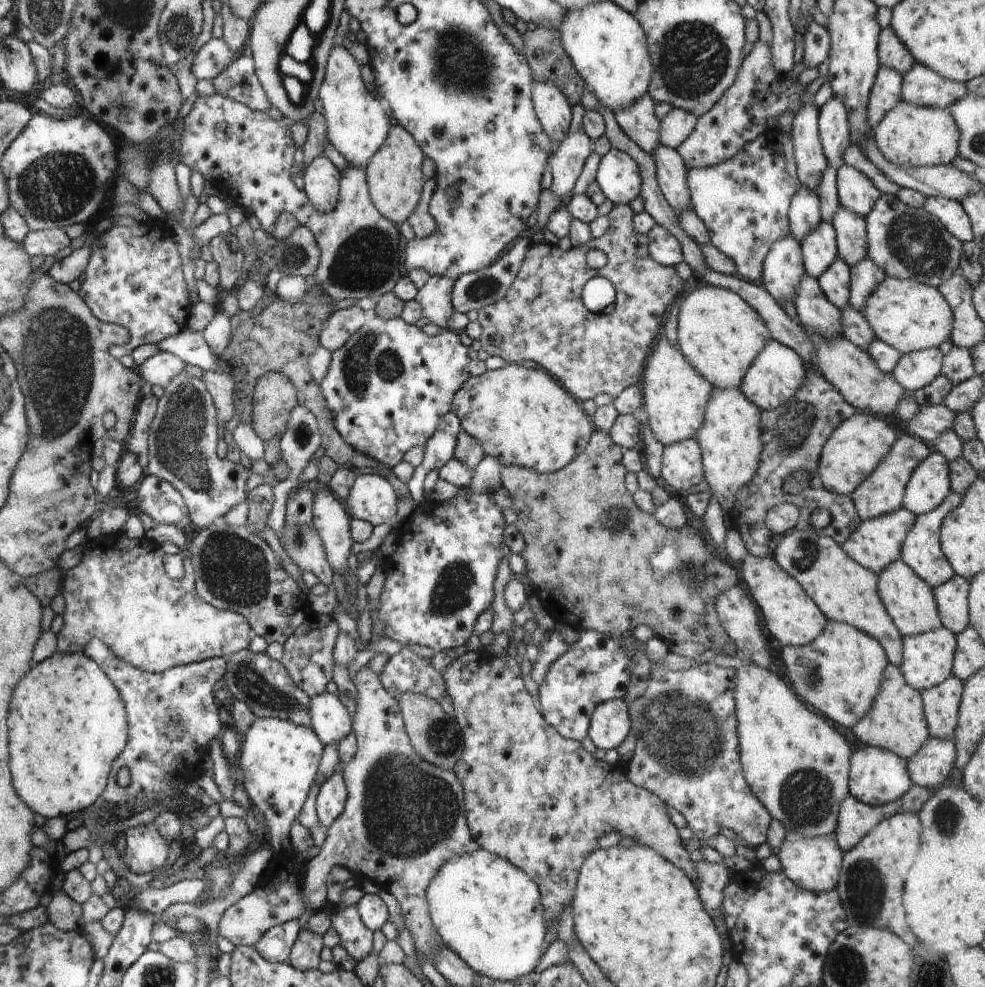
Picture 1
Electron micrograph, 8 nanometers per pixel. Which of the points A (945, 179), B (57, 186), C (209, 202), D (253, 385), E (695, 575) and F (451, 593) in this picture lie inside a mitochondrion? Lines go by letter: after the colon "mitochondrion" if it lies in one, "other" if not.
A: other
B: mitochondrion
C: other
D: other
E: mitochondrion
F: mitochondrion

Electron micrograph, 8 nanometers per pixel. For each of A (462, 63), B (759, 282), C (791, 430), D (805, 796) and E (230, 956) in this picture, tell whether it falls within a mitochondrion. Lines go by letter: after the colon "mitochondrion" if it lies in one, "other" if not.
A: mitochondrion
B: other
C: mitochondrion
D: mitochondrion
E: other

